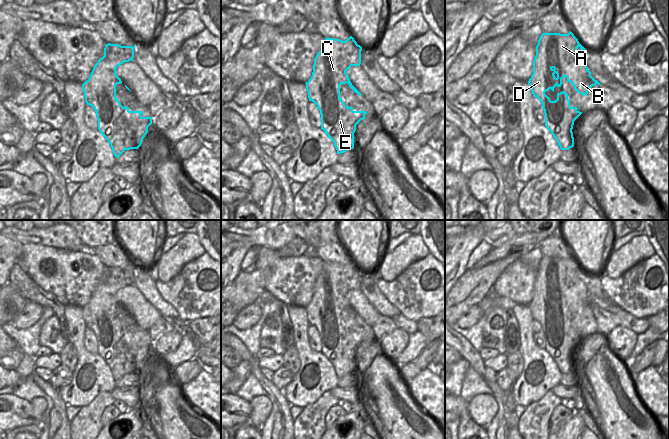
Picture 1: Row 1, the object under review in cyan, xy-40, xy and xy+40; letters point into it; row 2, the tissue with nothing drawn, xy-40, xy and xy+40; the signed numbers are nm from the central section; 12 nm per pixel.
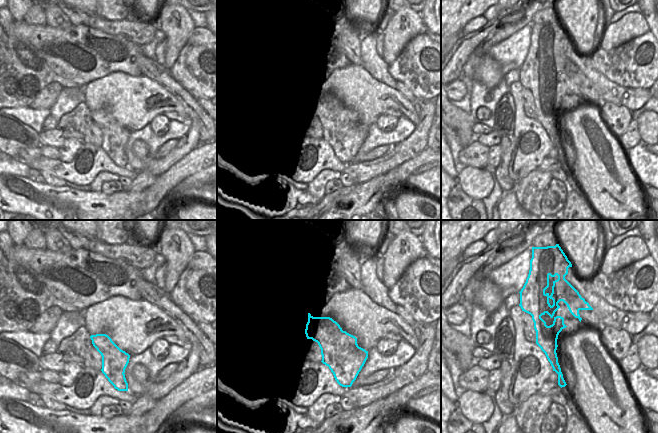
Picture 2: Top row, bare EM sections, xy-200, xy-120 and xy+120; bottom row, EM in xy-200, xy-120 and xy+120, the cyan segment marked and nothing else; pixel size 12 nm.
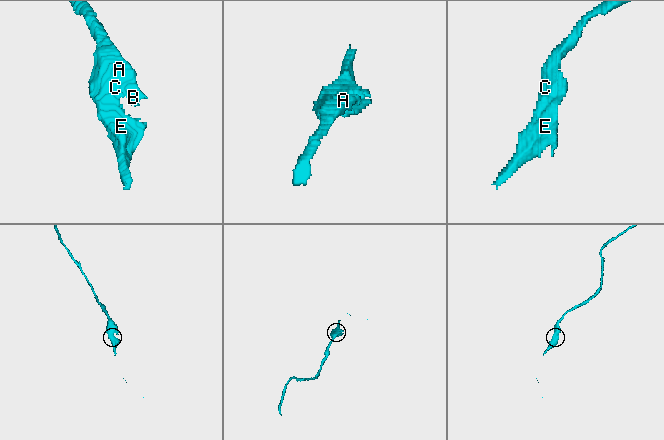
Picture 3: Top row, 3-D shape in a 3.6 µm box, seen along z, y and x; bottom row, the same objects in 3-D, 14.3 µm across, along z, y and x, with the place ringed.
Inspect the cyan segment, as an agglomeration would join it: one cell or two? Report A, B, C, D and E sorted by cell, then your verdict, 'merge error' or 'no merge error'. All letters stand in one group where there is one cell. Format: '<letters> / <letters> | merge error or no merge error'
A B C D E | no merge error

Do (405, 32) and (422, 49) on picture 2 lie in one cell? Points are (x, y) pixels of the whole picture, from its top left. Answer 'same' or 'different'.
different

